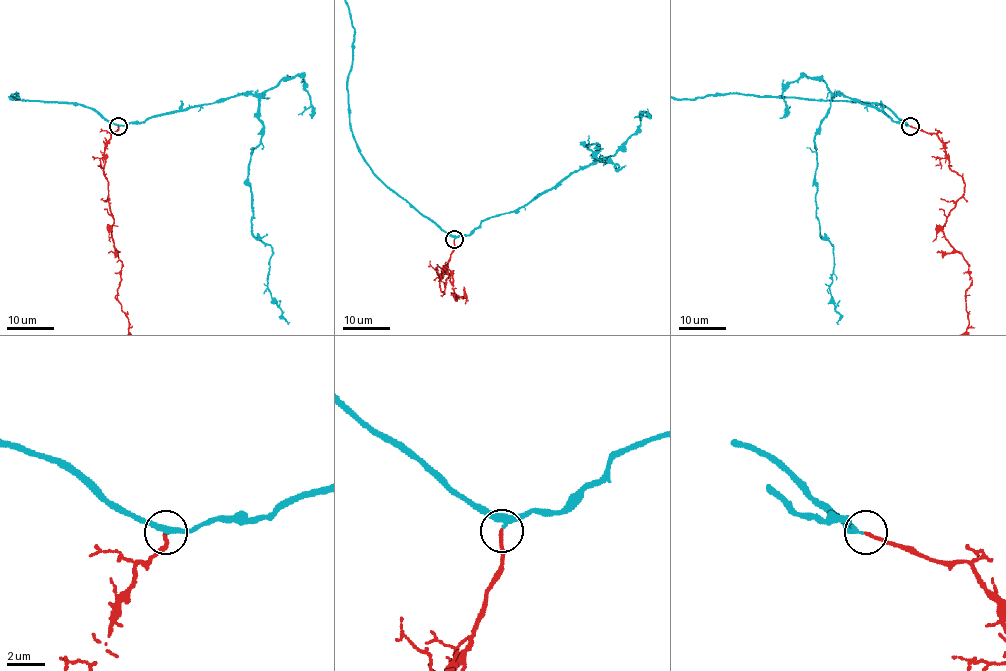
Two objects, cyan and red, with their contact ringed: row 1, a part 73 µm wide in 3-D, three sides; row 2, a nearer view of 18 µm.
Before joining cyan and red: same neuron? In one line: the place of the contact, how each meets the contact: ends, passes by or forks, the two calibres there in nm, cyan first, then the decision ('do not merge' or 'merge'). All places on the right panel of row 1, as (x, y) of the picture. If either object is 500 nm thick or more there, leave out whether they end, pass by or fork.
at (910, 126); cyan passes by; red ends there; 280 nm thick on the cyan side, 170 nm on the other; merge

